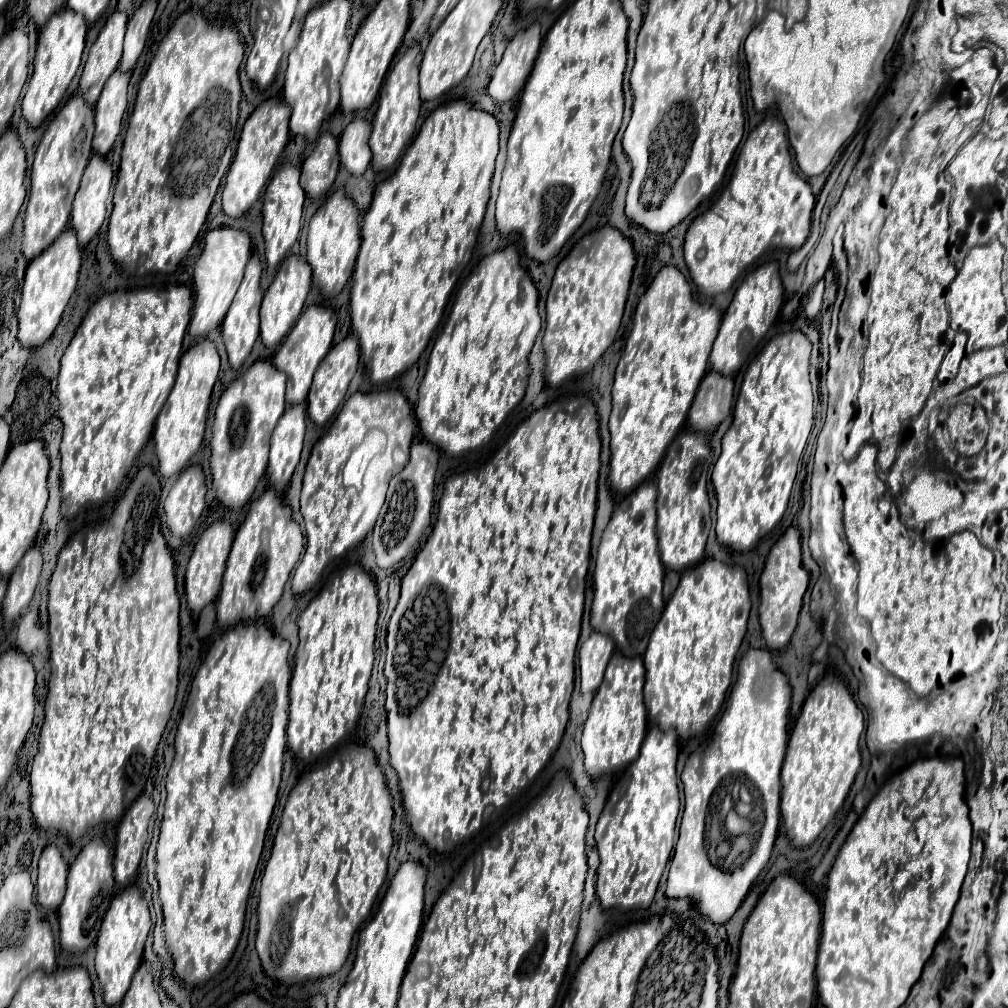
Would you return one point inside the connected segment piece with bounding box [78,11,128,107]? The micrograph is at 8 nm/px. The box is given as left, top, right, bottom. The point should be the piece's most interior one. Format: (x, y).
(103, 57)

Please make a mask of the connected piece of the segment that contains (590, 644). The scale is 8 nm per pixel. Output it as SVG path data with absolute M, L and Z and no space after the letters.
M594 631L582 643L580 647L582 693L594 693L600 687L612 653L614 653L614 639L610 635Z

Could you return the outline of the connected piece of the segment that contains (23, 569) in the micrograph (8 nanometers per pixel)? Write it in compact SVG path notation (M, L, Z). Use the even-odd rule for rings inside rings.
M32 547L26 551L24 559L20 561L20 567L16 567L16 571L10 577L8 591L4 597L4 609L2 609L6 625L12 625L20 617L20 613L28 607L38 585L40 569L42 569L40 549Z

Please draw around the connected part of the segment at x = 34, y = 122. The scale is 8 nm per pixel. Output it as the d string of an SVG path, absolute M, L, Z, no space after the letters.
M62 9L56 15L52 15L52 19L40 31L38 49L34 57L34 73L22 99L22 117L28 121L30 127L40 127L42 121L64 99L64 93L80 67L84 43L86 43L86 19L72 9Z

